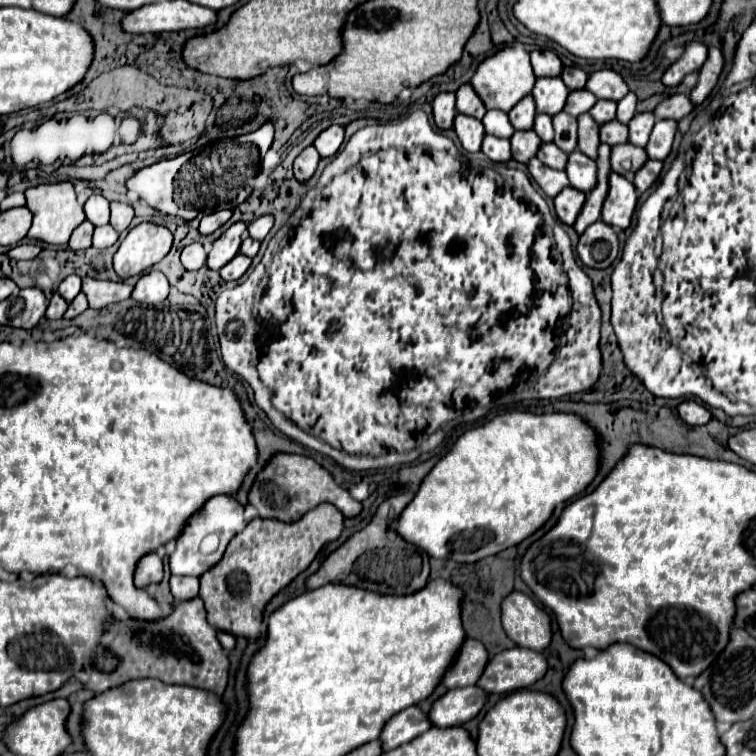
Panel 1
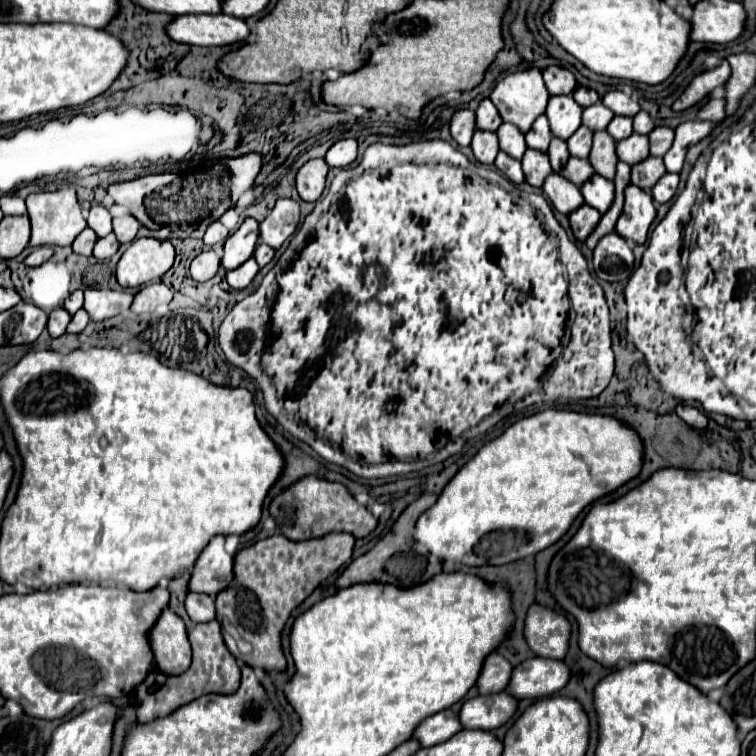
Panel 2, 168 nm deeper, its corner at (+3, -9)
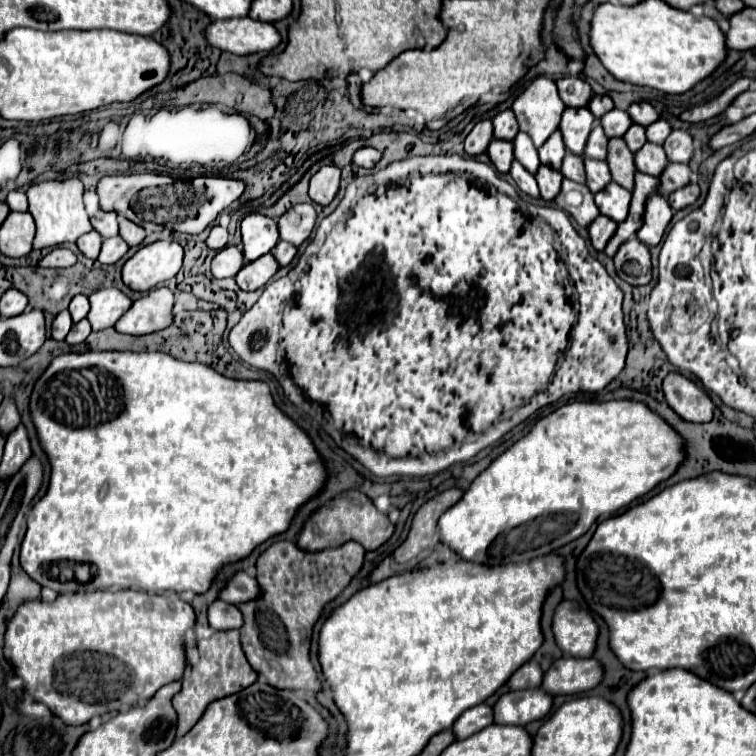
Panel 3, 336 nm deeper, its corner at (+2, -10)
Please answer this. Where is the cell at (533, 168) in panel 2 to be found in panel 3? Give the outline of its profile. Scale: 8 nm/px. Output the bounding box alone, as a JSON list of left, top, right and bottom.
[538,167,562,201]

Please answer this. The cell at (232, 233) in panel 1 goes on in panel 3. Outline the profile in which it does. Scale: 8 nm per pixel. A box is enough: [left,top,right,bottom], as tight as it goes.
[242,213,280,261]

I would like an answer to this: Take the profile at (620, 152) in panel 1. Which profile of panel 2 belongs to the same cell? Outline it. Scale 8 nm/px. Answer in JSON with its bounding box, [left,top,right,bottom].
[631,156,667,190]

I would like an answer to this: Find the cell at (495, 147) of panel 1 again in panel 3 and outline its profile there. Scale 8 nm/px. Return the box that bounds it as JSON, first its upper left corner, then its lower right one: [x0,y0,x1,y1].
[510,161,540,197]

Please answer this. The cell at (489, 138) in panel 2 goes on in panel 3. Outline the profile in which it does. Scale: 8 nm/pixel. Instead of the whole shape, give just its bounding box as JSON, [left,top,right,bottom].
[488,139,514,173]

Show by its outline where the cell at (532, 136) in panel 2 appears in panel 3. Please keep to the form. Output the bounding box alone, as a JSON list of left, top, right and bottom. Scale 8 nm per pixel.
[538,131,566,171]

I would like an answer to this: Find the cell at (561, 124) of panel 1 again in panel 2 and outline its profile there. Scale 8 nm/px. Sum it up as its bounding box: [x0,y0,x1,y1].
[567,126,593,158]

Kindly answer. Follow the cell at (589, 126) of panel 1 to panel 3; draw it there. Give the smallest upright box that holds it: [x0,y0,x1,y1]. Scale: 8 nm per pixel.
[606,139,636,191]

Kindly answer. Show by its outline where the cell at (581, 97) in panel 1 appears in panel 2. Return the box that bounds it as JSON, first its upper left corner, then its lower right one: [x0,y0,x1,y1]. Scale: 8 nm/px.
[581,102,615,130]

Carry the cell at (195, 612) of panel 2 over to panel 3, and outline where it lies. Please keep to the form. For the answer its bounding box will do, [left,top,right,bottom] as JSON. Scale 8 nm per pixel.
[208,601,244,631]

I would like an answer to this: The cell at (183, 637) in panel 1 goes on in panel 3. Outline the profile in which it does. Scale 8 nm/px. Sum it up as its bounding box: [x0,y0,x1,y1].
[174,631,258,738]

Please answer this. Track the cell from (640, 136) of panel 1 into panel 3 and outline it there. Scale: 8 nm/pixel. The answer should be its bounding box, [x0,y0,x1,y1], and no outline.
[664,131,694,163]

